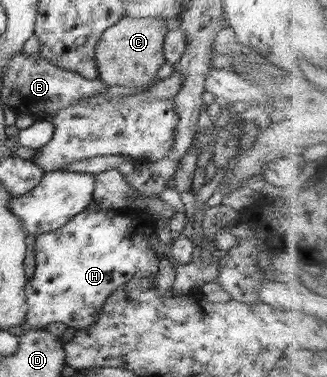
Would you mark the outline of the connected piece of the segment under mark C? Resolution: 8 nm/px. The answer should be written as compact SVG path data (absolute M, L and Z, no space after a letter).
M122 17L106 29L97 42L95 61L101 78L107 86L123 86L130 92L139 92L157 78L157 71L166 62L164 39L168 32L166 20L159 18Z

